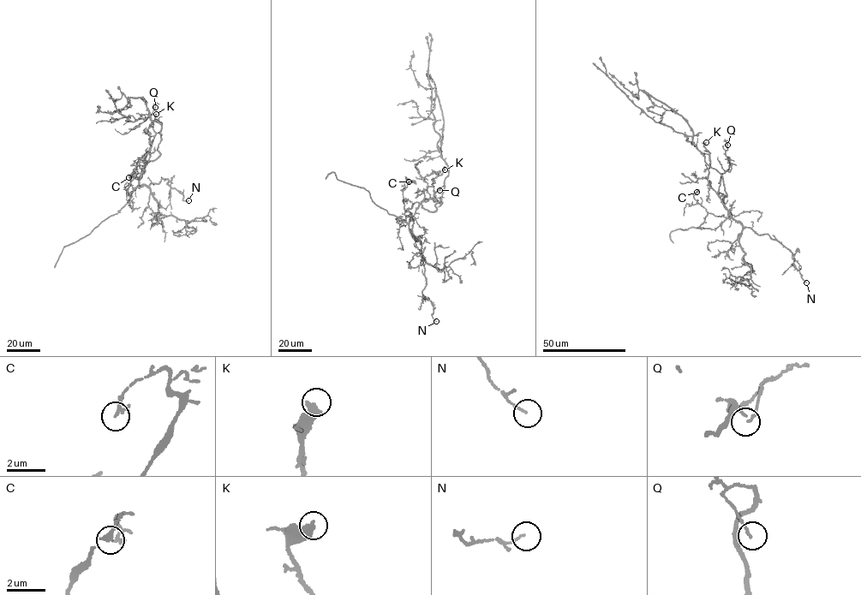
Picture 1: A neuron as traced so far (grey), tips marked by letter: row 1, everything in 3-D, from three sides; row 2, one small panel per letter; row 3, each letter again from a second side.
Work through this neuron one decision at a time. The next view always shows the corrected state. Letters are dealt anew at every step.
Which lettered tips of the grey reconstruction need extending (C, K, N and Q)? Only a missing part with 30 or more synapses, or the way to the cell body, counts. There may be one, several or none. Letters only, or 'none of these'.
none of these

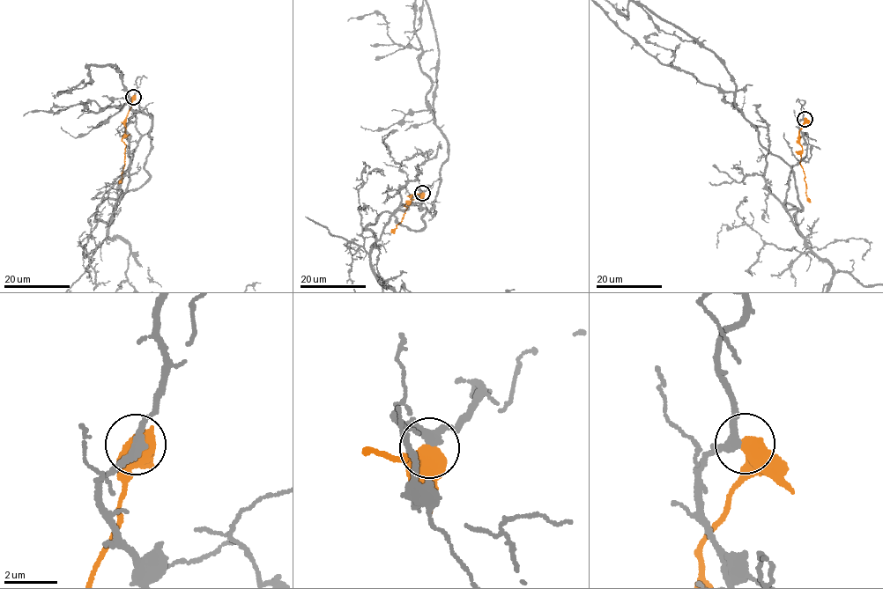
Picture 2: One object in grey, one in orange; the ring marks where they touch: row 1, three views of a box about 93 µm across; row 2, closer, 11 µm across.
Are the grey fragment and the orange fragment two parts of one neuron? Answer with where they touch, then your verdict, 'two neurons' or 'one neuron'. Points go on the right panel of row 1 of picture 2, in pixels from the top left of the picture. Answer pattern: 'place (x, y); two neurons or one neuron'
place (805, 119); two neurons

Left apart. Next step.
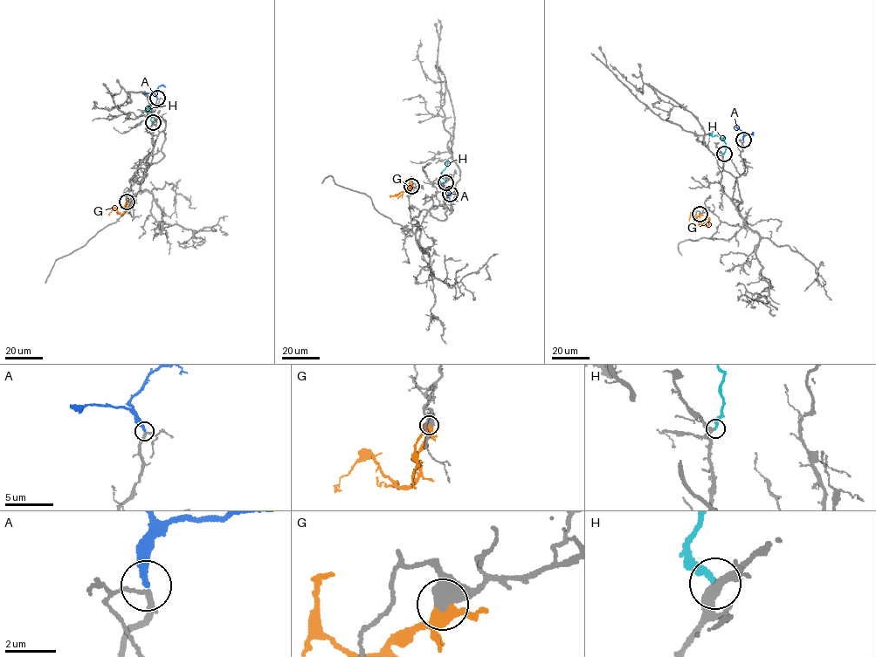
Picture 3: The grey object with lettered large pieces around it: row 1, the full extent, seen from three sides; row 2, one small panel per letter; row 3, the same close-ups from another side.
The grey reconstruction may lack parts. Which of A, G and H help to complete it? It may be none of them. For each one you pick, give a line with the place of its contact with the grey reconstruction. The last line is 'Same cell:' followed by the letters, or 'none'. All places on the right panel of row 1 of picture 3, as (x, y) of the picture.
A: meets grey at (743, 140)
H: meets grey at (724, 153)
Same cell: A, H

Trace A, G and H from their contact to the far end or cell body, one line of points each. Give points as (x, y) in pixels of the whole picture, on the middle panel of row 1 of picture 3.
A: (450, 195), (447, 197), (449, 200), (458, 201)
G: (411, 186), (408, 184), (405, 190), (390, 197)
H: (445, 182), (441, 176), (445, 163)

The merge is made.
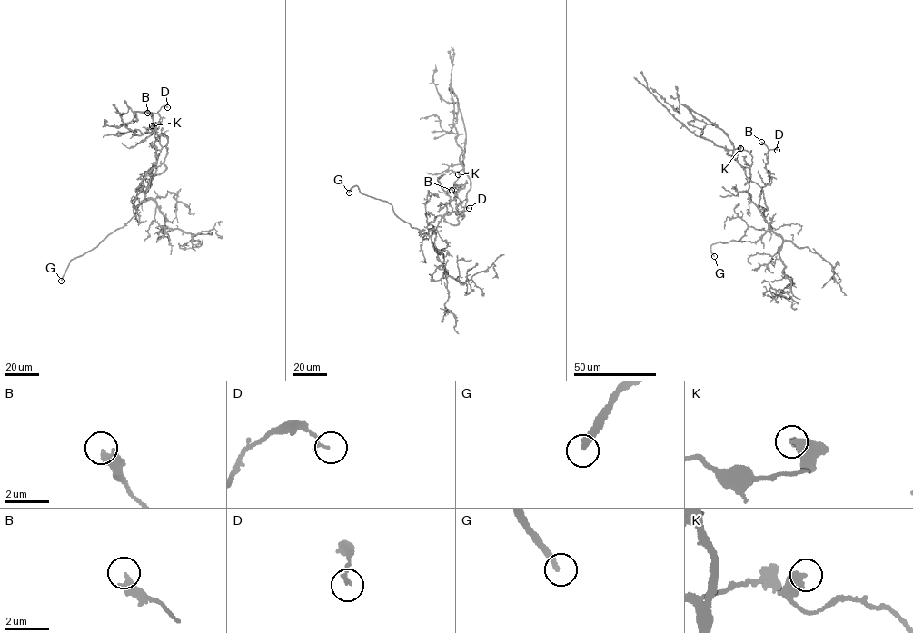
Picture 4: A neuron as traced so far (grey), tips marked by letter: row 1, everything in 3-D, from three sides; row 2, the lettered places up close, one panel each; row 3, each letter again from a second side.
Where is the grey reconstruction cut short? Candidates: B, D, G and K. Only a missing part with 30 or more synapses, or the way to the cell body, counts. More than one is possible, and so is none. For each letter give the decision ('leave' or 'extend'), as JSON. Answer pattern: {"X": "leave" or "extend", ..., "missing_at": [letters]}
{"B": "leave", "D": "leave", "G": "extend", "K": "leave", "missing_at": ["G"]}

